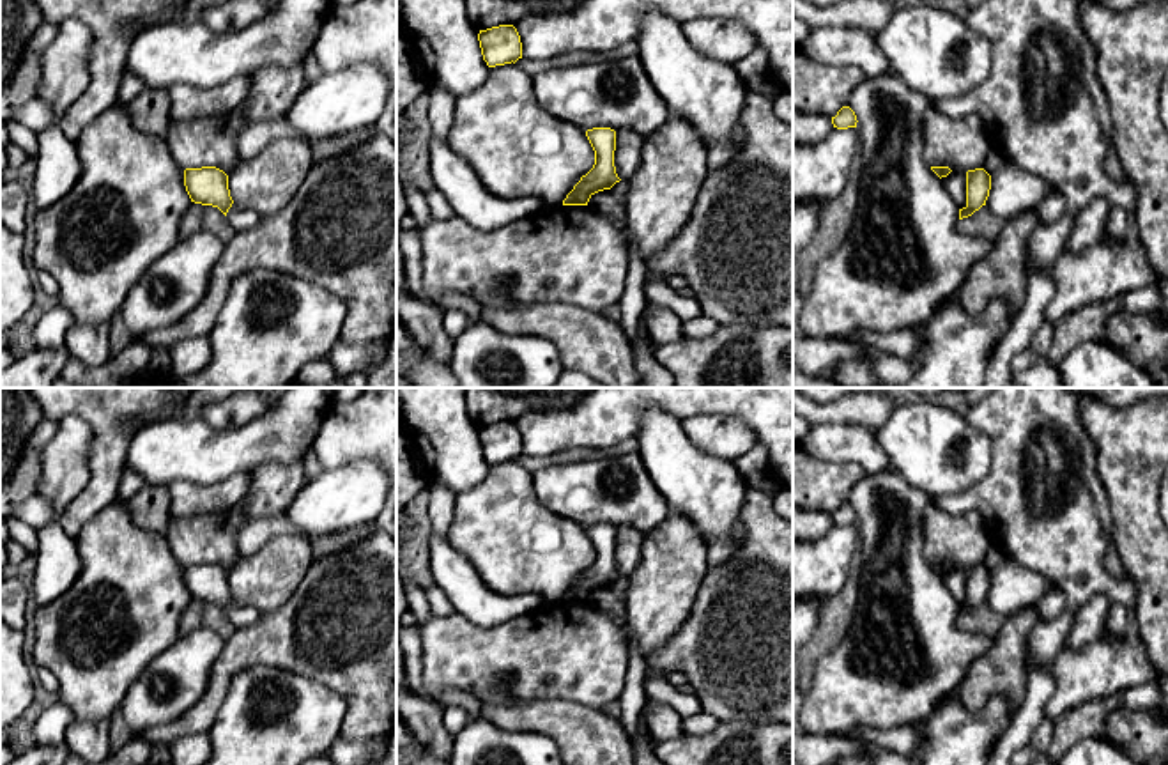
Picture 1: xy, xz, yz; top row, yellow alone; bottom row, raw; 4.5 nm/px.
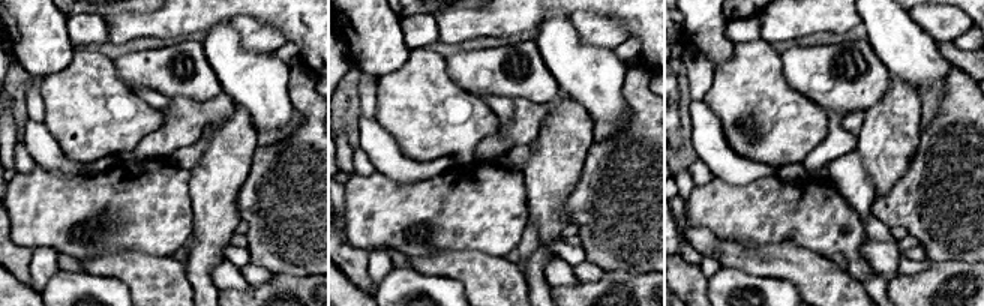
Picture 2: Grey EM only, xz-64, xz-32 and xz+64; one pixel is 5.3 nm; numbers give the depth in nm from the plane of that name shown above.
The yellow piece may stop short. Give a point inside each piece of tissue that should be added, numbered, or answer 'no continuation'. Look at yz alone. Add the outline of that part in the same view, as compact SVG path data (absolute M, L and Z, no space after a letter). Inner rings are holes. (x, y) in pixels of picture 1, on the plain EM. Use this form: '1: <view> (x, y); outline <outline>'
no continuation

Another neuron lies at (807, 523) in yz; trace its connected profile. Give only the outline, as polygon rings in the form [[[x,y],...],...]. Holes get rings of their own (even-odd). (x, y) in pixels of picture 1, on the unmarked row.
[[[793,506],[793,540],[821,538],[832,526],[834,521],[830,514]]]

